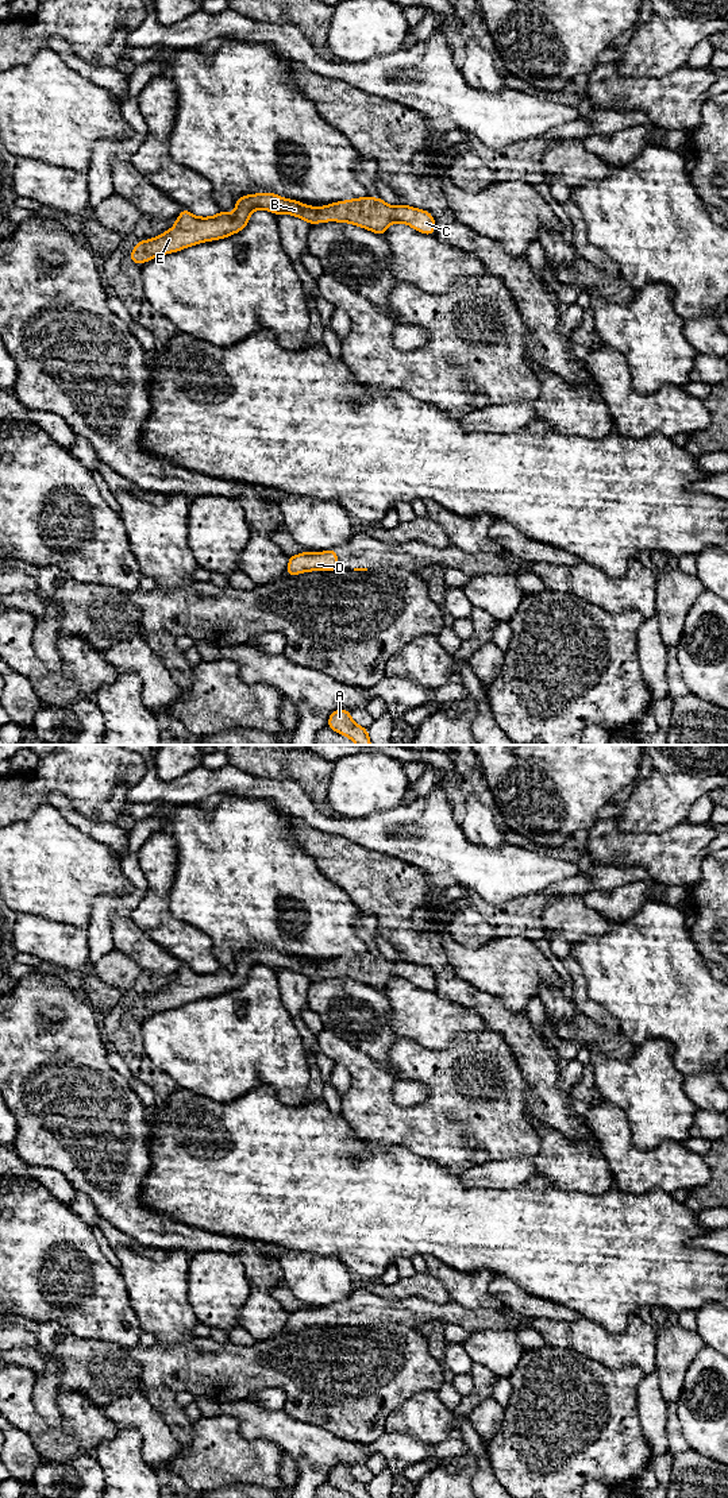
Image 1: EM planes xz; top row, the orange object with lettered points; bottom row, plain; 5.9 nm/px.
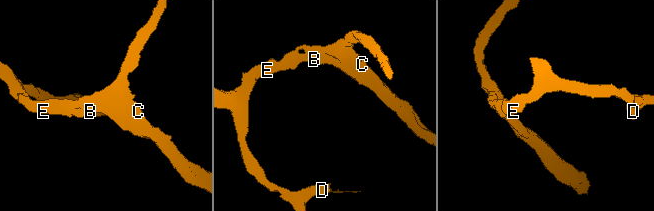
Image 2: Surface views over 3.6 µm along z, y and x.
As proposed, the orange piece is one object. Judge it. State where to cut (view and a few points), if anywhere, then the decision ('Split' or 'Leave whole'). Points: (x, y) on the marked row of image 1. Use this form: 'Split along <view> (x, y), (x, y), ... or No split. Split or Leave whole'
No split. Leave whole

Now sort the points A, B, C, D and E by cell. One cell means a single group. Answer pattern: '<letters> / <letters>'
A B C D E

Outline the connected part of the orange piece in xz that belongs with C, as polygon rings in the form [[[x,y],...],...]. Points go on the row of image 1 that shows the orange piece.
[[[269,192],[239,197],[232,215],[220,211],[212,217],[197,217],[181,209],[172,229],[154,239],[139,240],[128,258],[135,265],[143,265],[158,255],[231,236],[246,228],[255,209],[266,209],[274,215],[288,213],[311,225],[324,221],[350,223],[377,235],[385,235],[392,223],[405,223],[421,233],[435,235],[434,216],[404,204],[390,206],[382,198],[366,196],[316,208]]]

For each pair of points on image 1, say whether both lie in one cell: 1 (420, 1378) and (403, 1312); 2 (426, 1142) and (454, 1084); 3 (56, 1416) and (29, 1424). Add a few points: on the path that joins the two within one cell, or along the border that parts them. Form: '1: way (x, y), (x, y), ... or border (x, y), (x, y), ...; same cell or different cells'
1: border (376, 1323), (403, 1323), (415, 1328); different cells
2: way (440, 1127), (454, 1114), (454, 1099); same cell
3: border (34, 1389), (35, 1410), (50, 1425), (62, 1429); different cells

